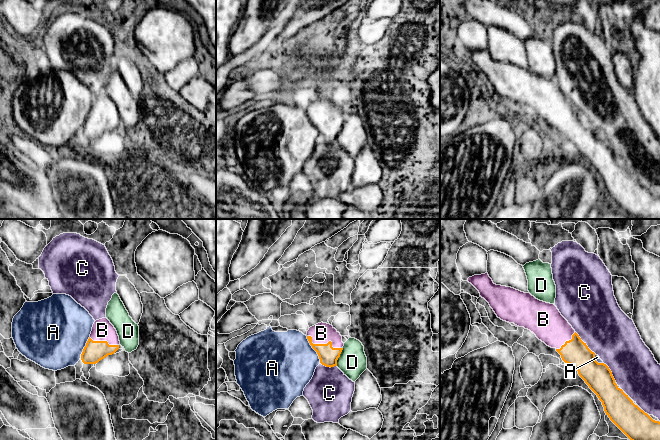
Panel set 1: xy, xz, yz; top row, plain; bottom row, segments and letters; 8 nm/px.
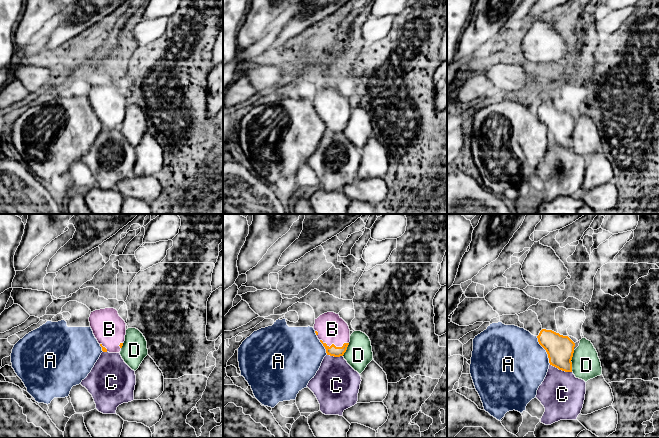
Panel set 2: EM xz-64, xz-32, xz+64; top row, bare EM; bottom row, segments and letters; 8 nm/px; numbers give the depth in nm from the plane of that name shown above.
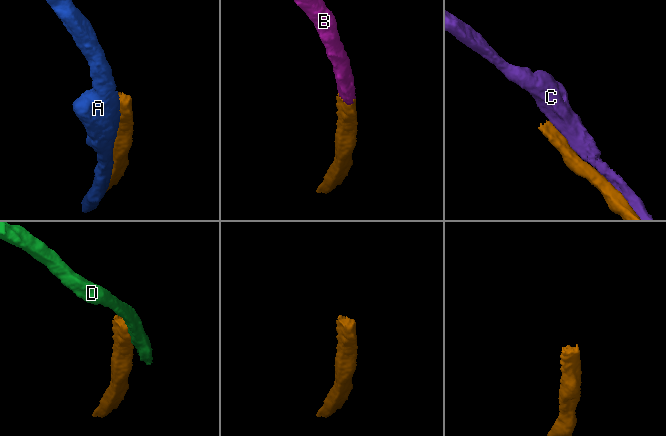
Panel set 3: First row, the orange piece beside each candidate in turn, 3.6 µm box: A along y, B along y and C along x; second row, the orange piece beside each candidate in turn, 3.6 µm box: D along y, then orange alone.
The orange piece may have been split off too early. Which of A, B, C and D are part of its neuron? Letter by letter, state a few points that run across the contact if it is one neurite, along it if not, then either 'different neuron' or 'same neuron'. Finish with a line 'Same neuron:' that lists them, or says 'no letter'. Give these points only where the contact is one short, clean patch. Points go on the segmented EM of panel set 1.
A: different neuron
B: line xz (328, 356), (328, 348), (324, 344), (321, 333); same neuron
C: different neuron
D: line xz (343, 348), (336, 365); different neuron
Same neuron: B

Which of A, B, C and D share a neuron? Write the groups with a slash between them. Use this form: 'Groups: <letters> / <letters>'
Groups: A / B / C / D

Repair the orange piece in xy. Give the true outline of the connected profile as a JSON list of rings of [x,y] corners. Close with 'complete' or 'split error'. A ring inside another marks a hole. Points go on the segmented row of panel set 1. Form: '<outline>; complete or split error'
[[[106,317],[96,320],[81,354],[81,360],[84,364],[96,364],[114,354],[119,345],[119,336],[110,321]]]; split error

